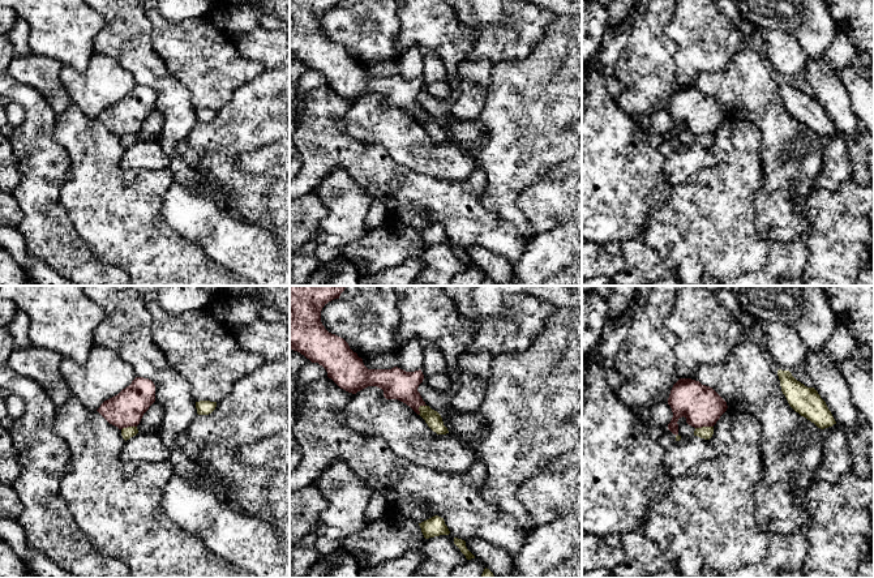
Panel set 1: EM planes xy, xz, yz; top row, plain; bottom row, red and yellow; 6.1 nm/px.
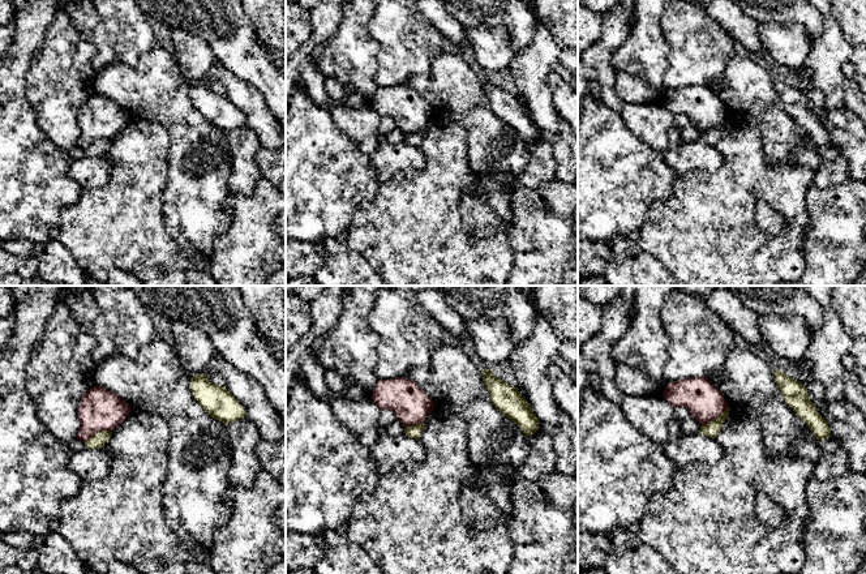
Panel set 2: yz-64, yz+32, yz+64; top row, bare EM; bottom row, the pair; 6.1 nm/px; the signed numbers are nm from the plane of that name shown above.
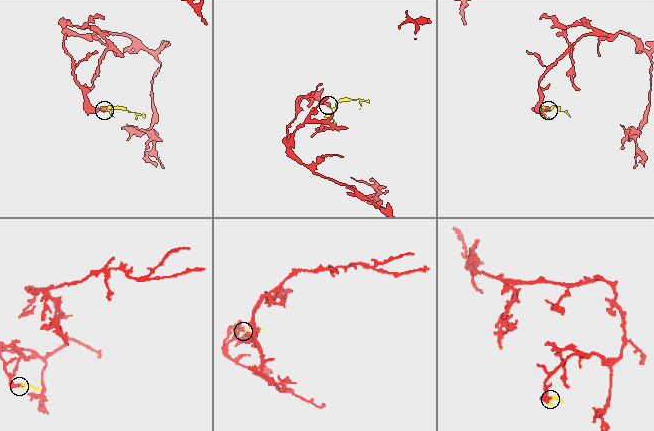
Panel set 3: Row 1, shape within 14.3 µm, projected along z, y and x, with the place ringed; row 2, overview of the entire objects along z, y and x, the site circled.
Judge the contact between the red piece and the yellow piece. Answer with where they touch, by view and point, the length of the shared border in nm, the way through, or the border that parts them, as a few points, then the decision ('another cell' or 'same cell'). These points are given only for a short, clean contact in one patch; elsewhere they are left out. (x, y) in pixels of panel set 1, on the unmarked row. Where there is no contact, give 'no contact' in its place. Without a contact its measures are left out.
contact yz (703, 133); length 110 nm; border yz (712, 133), (695, 136); another cell

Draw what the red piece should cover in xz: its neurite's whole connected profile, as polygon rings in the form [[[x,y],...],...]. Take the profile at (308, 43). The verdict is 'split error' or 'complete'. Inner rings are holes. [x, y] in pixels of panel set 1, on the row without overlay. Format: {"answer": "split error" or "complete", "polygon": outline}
{"answer": "complete", "polygon": [[[290,0],[290,57],[322,73],[340,97],[356,102],[368,94],[377,94],[386,107],[398,107],[419,123],[419,115],[427,114],[417,99],[424,87],[421,77],[368,77],[343,46],[329,40],[322,33],[322,16],[339,7],[340,1]]]}

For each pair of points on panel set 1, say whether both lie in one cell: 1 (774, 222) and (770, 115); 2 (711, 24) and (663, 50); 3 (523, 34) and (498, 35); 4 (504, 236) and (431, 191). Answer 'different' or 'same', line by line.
1: same
2: different
3: same
4: same

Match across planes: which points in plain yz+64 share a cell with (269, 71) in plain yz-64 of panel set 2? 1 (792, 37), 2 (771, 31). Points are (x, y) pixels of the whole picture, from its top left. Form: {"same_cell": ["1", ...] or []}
{"same_cell": []}

